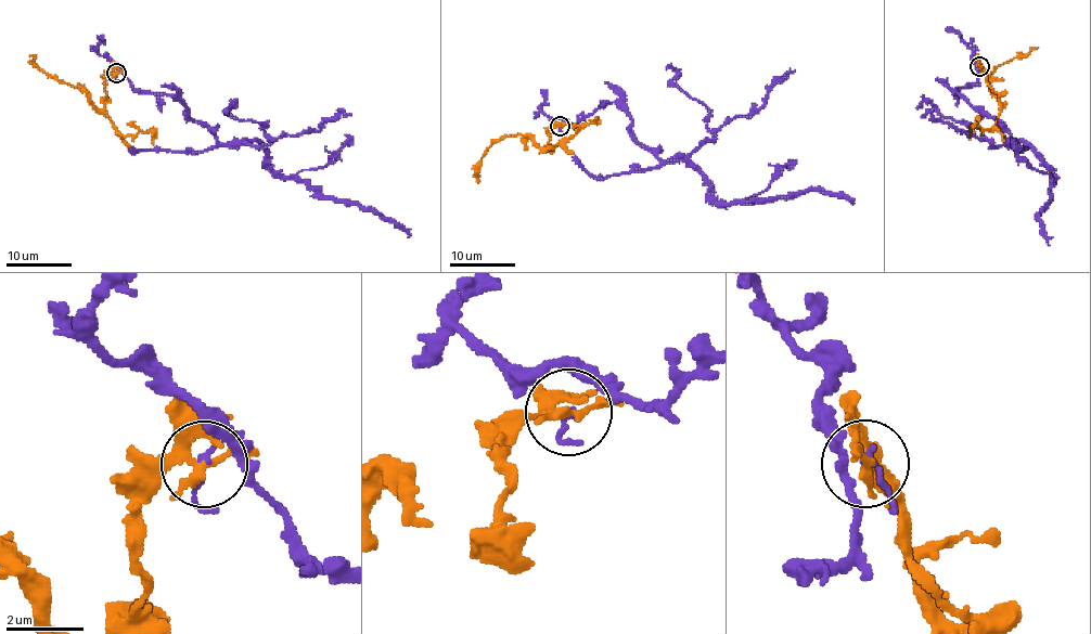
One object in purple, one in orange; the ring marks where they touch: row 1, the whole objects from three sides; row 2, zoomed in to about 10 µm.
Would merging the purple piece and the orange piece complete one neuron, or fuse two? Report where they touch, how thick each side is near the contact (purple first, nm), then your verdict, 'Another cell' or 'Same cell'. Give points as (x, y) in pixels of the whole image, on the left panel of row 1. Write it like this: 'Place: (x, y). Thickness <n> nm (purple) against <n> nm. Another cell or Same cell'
Place: (116, 73). Thickness 110 nm (purple) against 180 nm. Same cell

